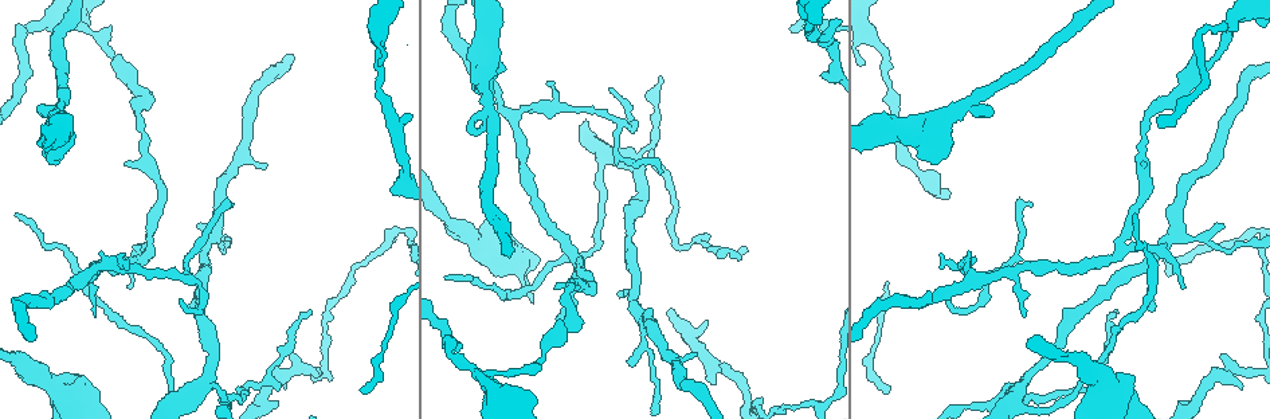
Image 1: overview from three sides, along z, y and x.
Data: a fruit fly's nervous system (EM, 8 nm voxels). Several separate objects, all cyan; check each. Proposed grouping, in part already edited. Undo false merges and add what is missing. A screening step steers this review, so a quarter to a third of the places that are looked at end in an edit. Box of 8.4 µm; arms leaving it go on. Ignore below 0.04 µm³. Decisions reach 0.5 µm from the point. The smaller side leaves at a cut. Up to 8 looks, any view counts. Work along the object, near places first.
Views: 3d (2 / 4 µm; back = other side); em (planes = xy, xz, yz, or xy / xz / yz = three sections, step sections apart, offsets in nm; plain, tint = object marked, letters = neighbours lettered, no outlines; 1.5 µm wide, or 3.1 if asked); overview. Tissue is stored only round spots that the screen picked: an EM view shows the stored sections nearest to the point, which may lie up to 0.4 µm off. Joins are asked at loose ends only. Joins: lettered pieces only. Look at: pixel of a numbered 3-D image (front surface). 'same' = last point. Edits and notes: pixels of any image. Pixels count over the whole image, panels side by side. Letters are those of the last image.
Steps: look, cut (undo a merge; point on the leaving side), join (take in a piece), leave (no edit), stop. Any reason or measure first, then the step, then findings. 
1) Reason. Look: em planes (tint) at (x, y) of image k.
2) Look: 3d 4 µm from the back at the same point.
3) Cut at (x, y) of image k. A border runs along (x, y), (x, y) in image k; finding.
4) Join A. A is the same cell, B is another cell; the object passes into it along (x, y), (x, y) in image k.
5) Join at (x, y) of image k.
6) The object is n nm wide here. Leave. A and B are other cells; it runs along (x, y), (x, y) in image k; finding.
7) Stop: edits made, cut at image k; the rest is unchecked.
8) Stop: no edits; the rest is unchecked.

Long arm stops here. Look: em yz step 8 (letters) at (740, 256) of image 1.

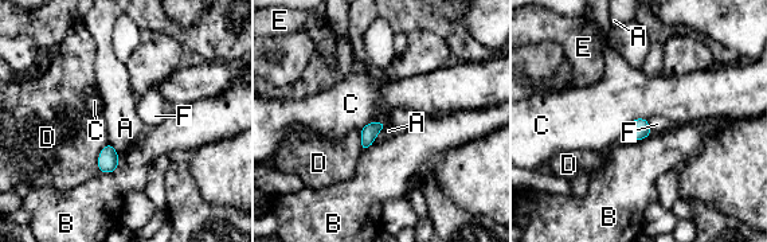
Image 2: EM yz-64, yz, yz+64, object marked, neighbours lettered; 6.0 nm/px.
Look: em planes (letters) at the same point.

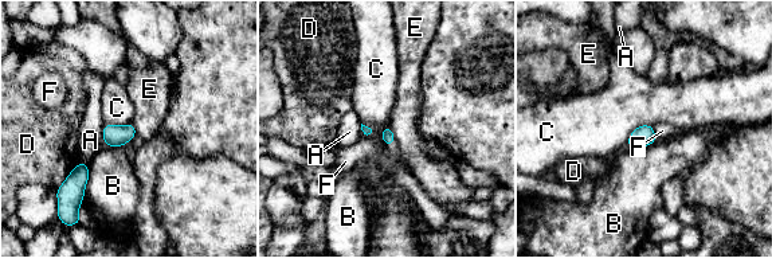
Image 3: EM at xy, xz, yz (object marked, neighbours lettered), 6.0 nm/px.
The object is 70 nm wide here. Leave. A, B, C, D, E and F are other cells; a border runs along (388, 125), (396, 140) in image 3; no lettered piece goes on from it.

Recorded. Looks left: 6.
Arms part here. Look: 3d 2 µm at (1018, 388) of image 1.

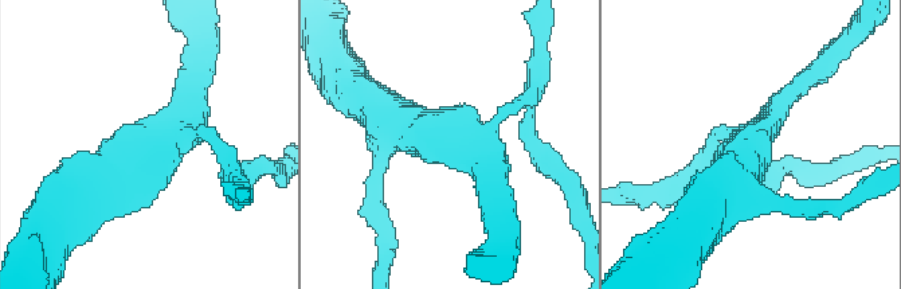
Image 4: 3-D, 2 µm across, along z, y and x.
3 arms meet here; need the tissue. Look: em planes (letters) at (171, 132) of image 4.

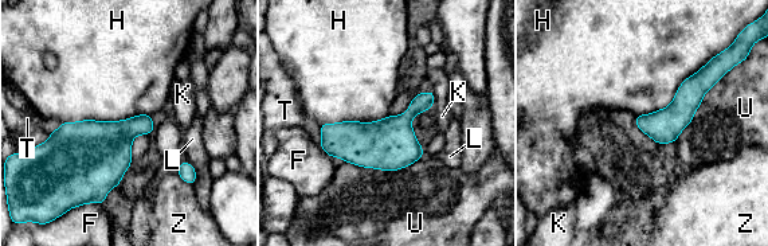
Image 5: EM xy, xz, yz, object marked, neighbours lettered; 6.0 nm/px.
Leave. F, H, K, L, T, U and Z are other cells; one neuron here.

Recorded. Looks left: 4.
Side arm on a straight run. Look: 3d 4 µm at (482, 376) of image 1.

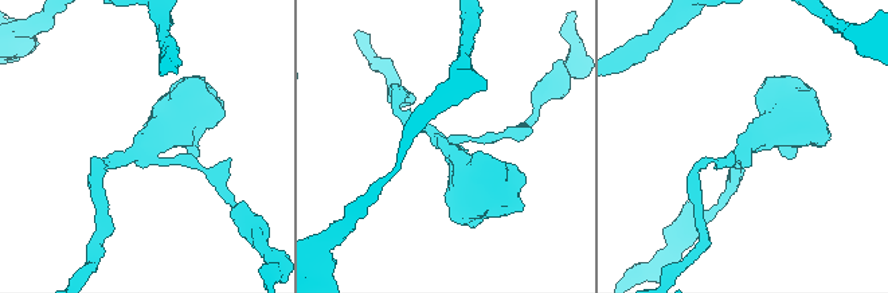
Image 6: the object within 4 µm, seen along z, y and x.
3 arms meet here; need the tissue. Look: em planes (tint) at (447, 144) of image 6.

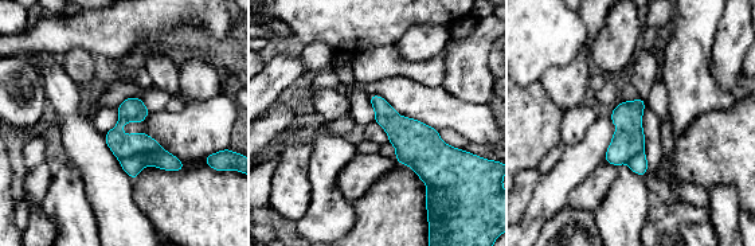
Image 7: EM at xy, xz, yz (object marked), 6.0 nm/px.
See the neighbours. Look: em planes (letters) at the same point.

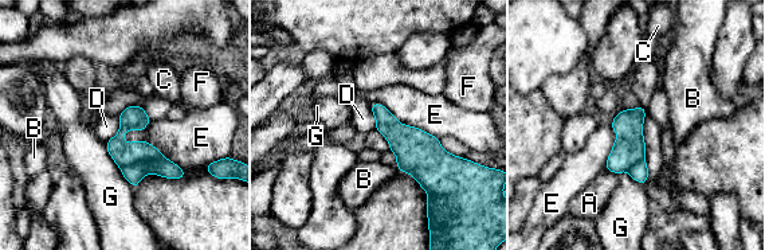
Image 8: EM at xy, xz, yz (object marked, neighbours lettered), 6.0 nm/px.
Cut at (163, 167) of image 8. A, B, C, D, E, F and G are other cells; two neurons meet here.

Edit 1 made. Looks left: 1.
Stop: edits made, cut at image 8; the rest is unchecked.

